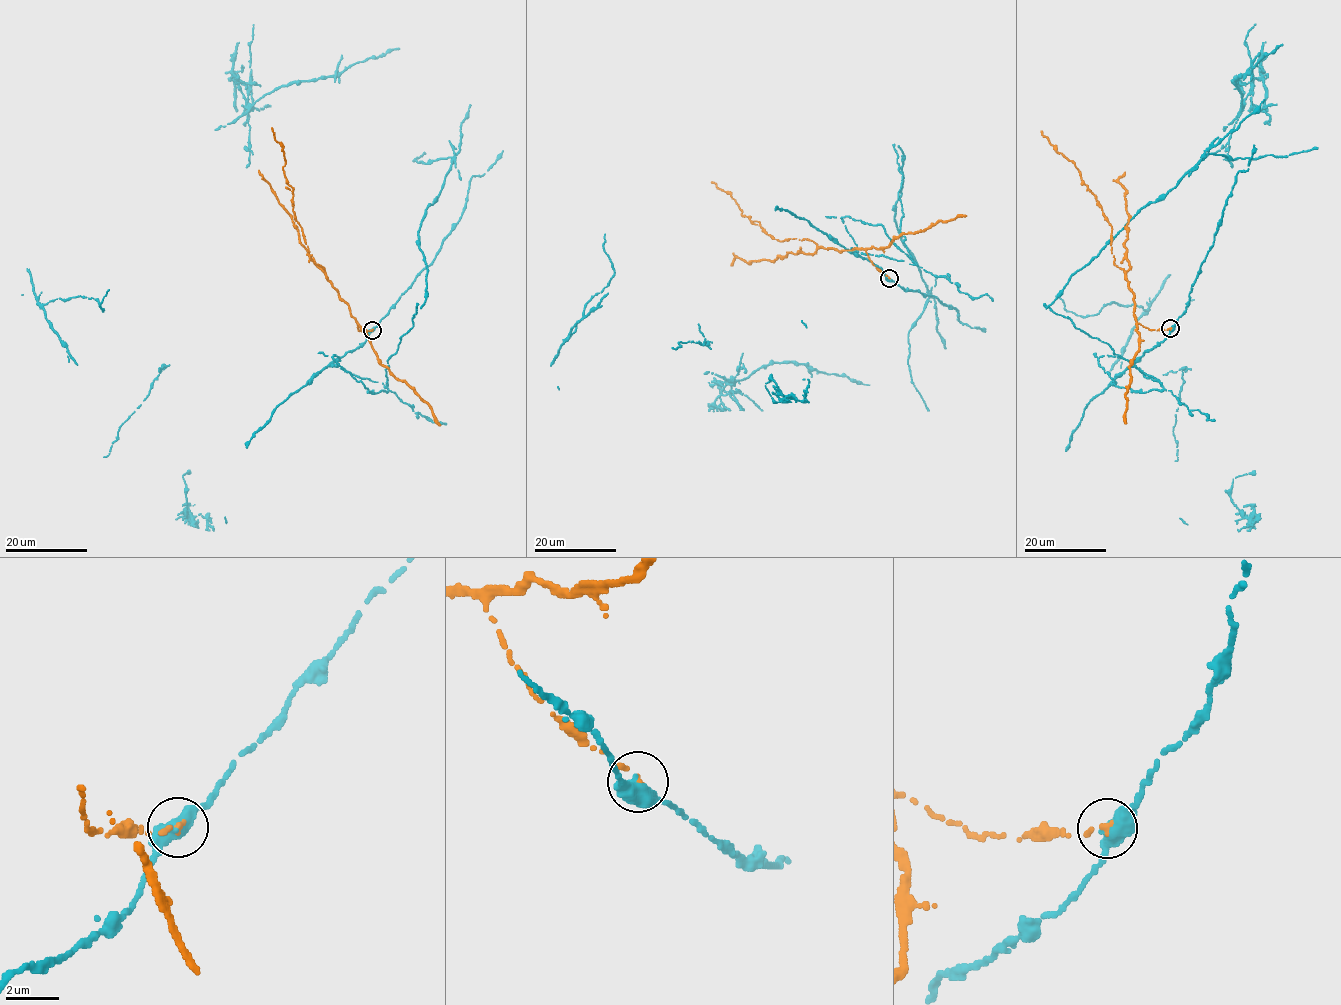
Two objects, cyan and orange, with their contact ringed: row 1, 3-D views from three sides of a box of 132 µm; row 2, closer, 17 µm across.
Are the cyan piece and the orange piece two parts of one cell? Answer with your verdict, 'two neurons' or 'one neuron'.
two neurons

